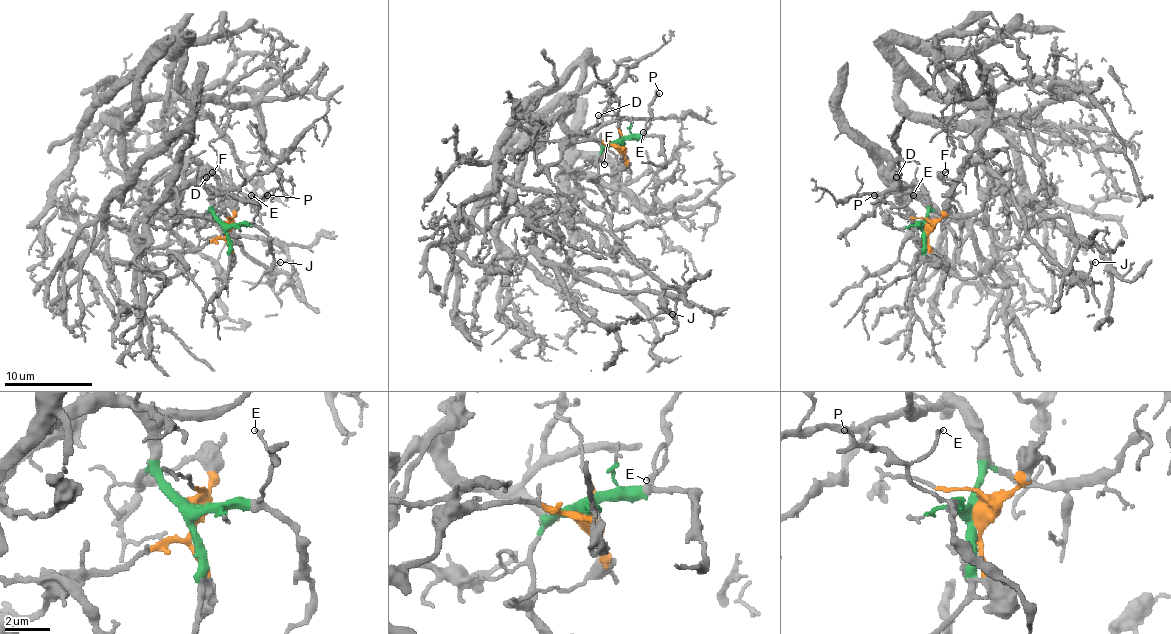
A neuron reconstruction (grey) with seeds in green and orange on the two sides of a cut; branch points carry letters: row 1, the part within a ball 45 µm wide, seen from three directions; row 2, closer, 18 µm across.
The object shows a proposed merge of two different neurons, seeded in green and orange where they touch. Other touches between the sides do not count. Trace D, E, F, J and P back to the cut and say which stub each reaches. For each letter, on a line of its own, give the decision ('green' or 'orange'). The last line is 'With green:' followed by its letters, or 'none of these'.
D: green
E: green
F: orange
J: orange
P: green
With green: D, E, P

